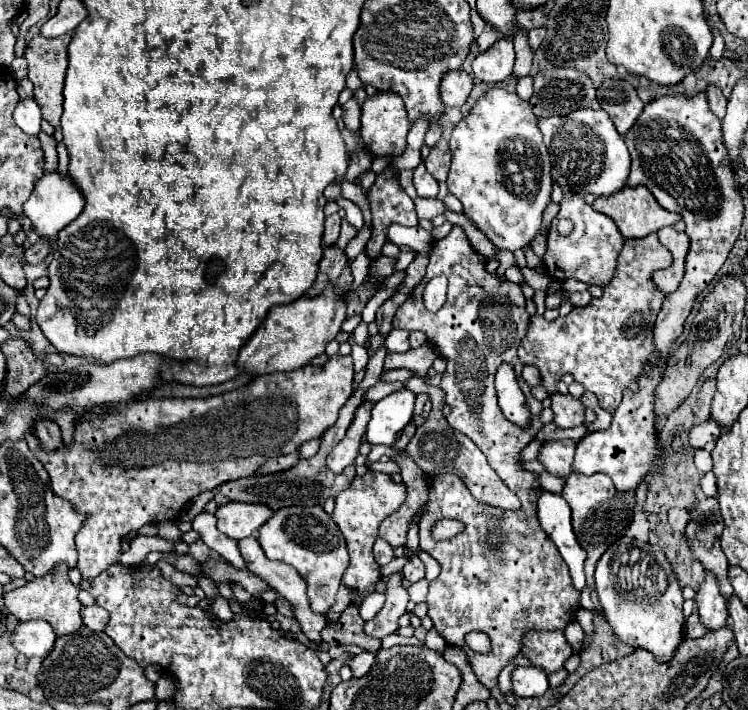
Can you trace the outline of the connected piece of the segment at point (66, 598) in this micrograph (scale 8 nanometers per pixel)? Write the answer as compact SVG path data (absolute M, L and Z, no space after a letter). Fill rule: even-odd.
M59 563L55 569L51 569L49 575L45 575L41 579L33 579L23 587L17 587L17 589L5 593L5 605L7 605L9 613L13 613L19 621L43 619L53 627L55 635L59 635L59 637L75 633L83 625L81 615L79 615L81 603L77 599L79 589L69 581L67 569L69 567L65 563Z

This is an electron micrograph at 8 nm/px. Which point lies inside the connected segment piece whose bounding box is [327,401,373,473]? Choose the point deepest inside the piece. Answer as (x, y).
(344, 454)

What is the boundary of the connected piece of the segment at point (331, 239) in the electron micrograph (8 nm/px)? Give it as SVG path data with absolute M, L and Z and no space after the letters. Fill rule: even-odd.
M333 213L331 217L325 219L325 231L323 231L323 243L325 243L325 245L335 245L335 243L337 243L339 223L341 223L339 213Z

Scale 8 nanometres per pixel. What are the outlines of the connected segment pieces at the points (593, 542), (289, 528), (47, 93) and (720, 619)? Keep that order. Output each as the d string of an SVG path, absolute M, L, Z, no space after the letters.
M571 473L567 477L567 483L565 483L565 489L561 495L573 511L573 531L575 531L577 539L581 541L583 549L587 551L587 561L585 561L587 585L591 587L593 603L599 605L595 585L593 585L593 571L595 571L599 557L607 551L607 547L611 543L615 543L625 533L625 529L631 525L633 509L635 509L635 493L633 491L617 491L613 481L605 473L595 473L589 477Z
M321 505L313 507L283 507L259 529L261 549L269 559L283 561L295 567L307 581L307 593L317 613L327 613L335 593L341 585L341 577L349 565L349 553L343 535Z
M37 35L27 43L27 49L25 49L25 59L29 65L29 79L35 85L35 101L43 113L43 119L47 119L53 127L59 125L59 119L63 113L63 79L67 71L69 41L71 41L71 35L61 35L53 39Z
M705 569L705 579L695 595L701 621L709 627L709 631L719 629L727 623L727 599L719 593L717 577Z

